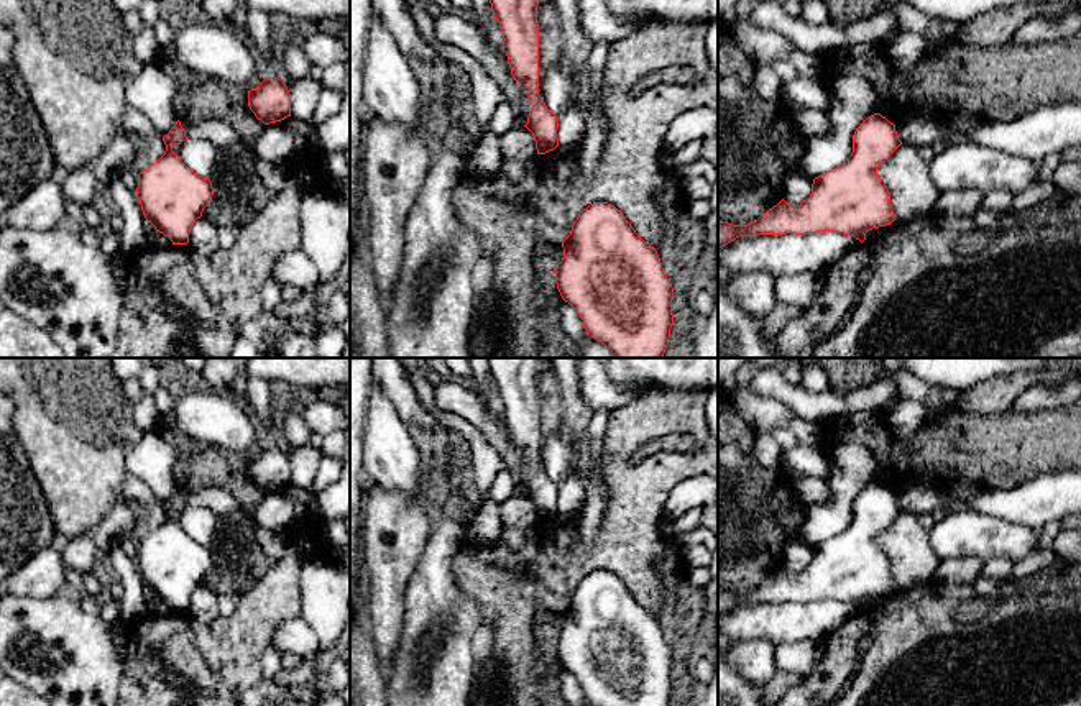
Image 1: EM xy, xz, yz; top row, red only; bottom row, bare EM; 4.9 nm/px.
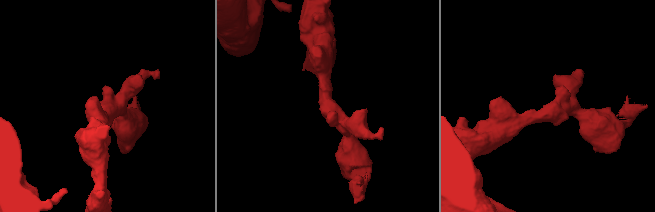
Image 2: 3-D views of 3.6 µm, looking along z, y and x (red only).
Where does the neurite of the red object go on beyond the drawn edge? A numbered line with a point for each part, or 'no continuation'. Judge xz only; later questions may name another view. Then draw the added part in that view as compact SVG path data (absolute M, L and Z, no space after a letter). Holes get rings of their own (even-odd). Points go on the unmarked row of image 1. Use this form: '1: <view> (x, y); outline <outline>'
no continuation

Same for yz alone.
no continuation

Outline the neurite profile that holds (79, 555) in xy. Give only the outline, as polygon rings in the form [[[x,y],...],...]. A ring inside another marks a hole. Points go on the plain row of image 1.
[[[89,534],[69,540],[59,540],[59,552],[67,575],[90,573],[97,563],[97,545]]]

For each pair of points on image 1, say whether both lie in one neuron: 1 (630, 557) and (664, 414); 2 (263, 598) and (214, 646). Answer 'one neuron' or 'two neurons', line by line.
1: one neuron
2: one neuron

